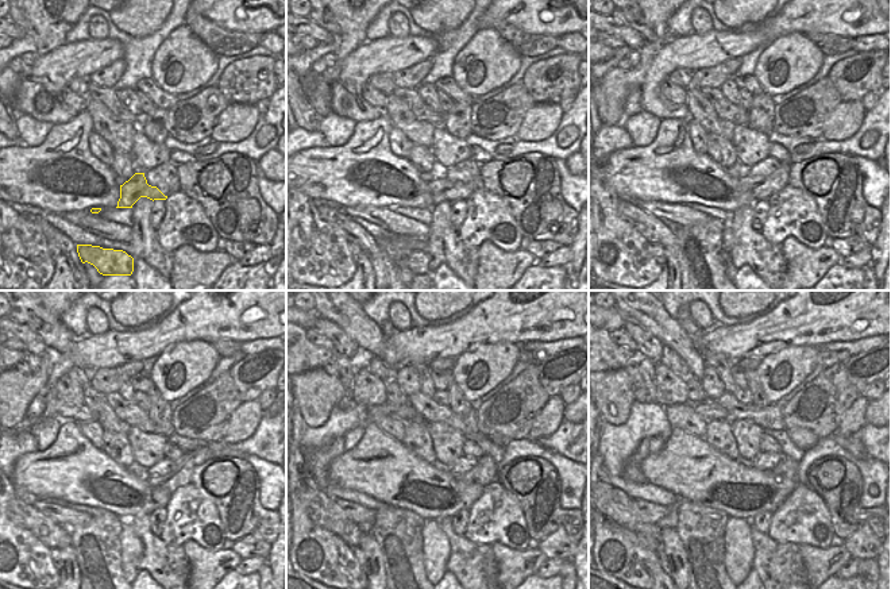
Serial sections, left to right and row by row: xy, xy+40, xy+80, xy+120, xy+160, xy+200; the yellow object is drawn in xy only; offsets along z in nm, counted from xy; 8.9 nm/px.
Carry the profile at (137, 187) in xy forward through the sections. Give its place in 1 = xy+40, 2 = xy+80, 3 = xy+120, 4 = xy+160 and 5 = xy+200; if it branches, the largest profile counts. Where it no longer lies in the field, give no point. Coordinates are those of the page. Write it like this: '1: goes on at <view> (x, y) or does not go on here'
1: goes on at xy+40 (443, 189)
2: goes on at xy+80 (760, 187)
3: goes on at xy+120 (180, 476)
4: goes on at xy+160 (485, 472)
5: goes on at xy+200 (787, 468)

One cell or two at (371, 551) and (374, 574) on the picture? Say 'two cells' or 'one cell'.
one cell

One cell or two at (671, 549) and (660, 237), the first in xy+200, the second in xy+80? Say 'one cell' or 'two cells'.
two cells

